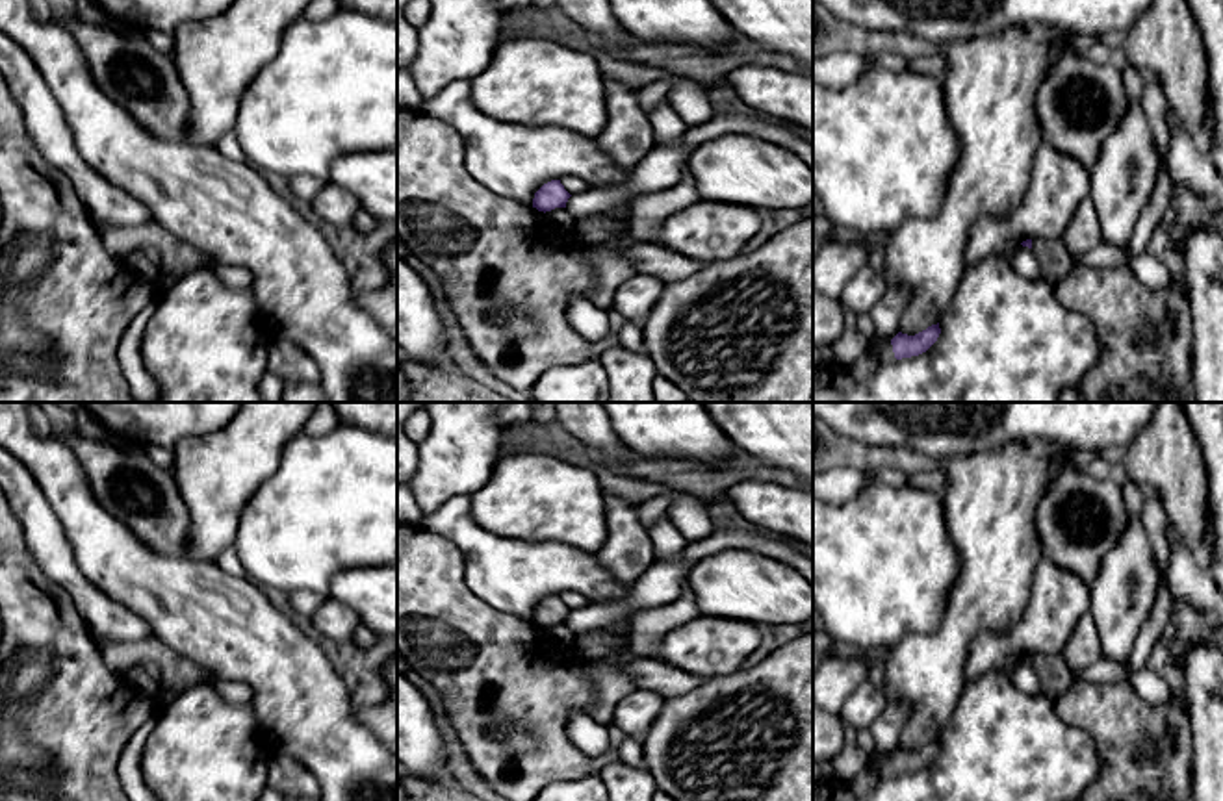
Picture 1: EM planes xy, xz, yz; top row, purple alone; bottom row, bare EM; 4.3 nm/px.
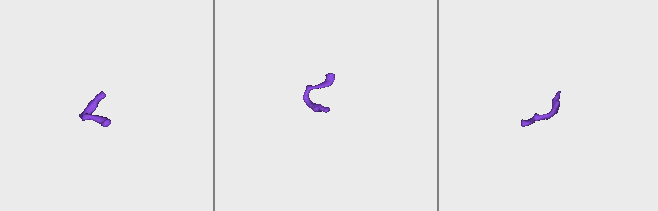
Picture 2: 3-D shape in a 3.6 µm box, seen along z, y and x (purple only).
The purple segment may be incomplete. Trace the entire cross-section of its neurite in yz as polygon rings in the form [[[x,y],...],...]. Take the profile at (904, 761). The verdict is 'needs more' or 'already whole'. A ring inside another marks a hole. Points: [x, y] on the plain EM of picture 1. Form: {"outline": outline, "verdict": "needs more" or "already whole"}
{"outline": [[[939,738],[926,745],[908,751],[898,747],[891,756],[870,756],[870,764],[880,779],[911,773],[926,768],[939,753]]], "verdict": "needs more"}

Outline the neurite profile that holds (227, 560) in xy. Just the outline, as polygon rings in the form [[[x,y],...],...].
[[[234,545],[226,547],[215,560],[215,564],[232,577],[247,577],[245,567],[239,562]]]

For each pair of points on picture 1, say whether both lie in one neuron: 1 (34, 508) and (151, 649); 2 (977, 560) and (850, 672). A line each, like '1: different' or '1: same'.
1: different
2: different

